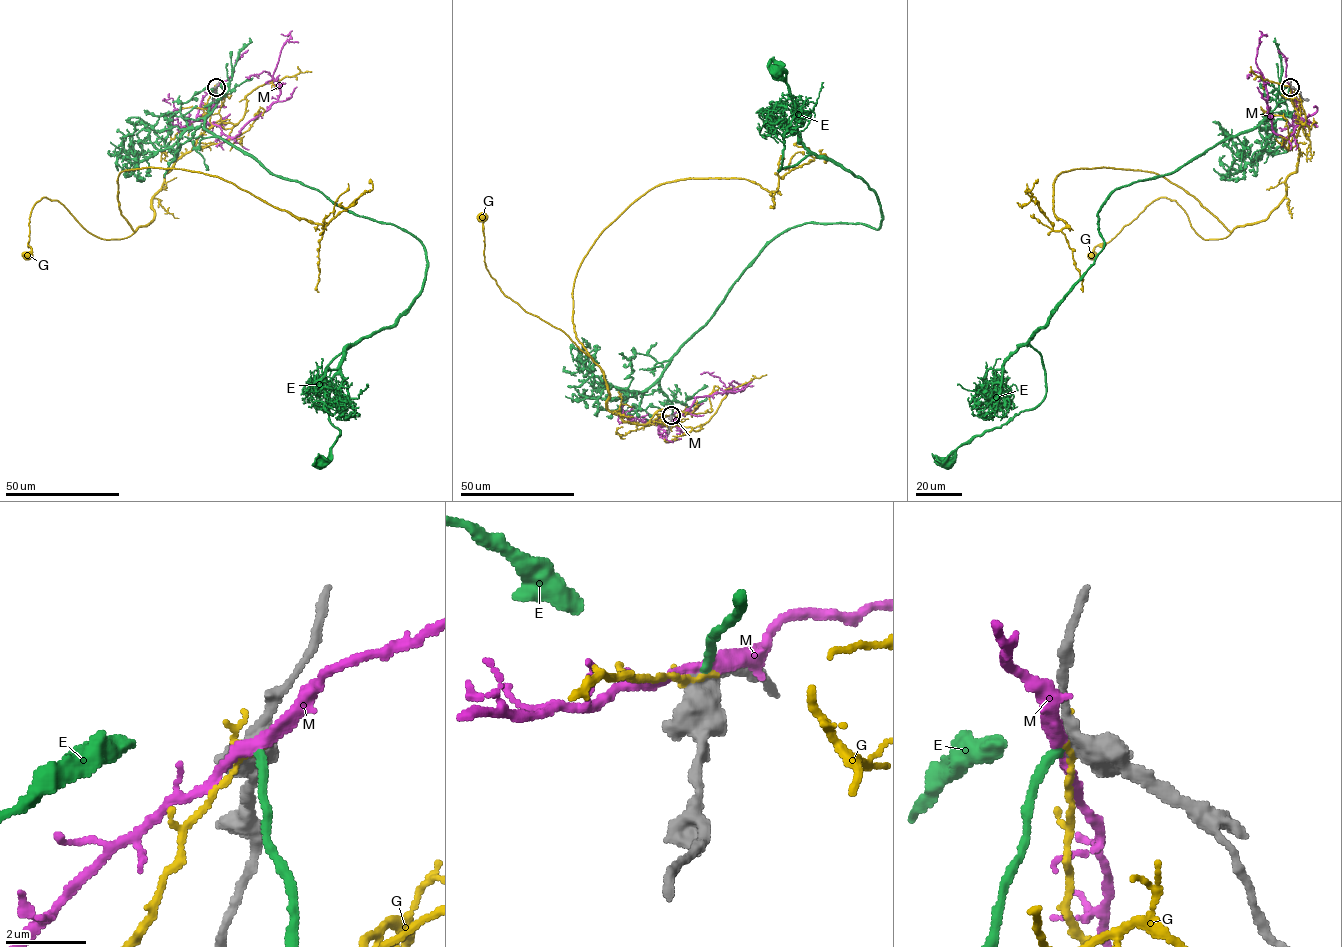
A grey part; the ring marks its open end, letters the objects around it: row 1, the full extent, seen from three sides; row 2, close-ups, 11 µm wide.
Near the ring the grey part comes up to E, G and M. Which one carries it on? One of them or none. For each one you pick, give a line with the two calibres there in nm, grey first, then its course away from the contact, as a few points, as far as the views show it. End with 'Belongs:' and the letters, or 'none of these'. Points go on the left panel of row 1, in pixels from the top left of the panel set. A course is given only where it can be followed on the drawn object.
E: Thickness 440 nm (grey) against 200 nm. Its course: (216, 87), (207, 130), (423, 247), (414, 302), (327, 367), (340, 431), (321, 464)
Belongs: E

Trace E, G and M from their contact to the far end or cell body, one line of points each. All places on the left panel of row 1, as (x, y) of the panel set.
E: (216, 87), (207, 130), (423, 247), (414, 302), (327, 367), (340, 431), (321, 464)
G: (215, 87), (205, 108), (212, 125), (164, 175), (147, 225), (104, 239), (43, 197), (29, 216), (27, 256)
M: (215, 86), (202, 99), (197, 119), (234, 137), (277, 101), (280, 86), (273, 75), (290, 37), (281, 34)

